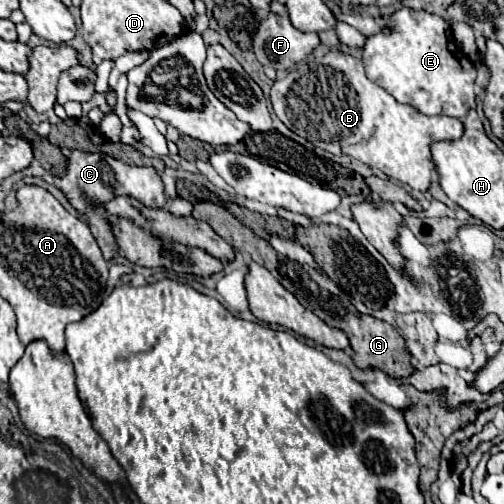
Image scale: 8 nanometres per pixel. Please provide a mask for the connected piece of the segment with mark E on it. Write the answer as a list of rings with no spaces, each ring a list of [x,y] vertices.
[[[401,9],[391,17],[387,17],[387,23],[391,25],[393,33],[373,35],[367,39],[367,45],[363,47],[363,65],[371,81],[383,87],[399,103],[411,105],[423,115],[449,115],[463,119],[469,109],[475,109],[477,69],[457,47],[457,43],[453,41],[451,27],[439,15],[431,15],[427,11],[415,11],[415,9]]]

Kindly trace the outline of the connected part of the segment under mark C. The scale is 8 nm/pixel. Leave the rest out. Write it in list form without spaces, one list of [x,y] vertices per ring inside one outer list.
[[[71,151],[67,159],[69,159],[67,175],[61,179],[55,179],[55,185],[61,189],[61,193],[71,203],[71,207],[83,217],[85,225],[91,229],[93,237],[97,239],[97,243],[103,251],[103,257],[107,261],[111,261],[115,255],[119,255],[119,245],[115,241],[115,235],[113,235],[111,223],[107,219],[107,213],[103,209],[103,203],[111,201],[117,195],[129,195],[129,197],[135,197],[137,201],[141,201],[149,209],[161,209],[161,207],[165,207],[163,181],[153,167],[131,167],[131,165],[125,165],[103,153]]]

